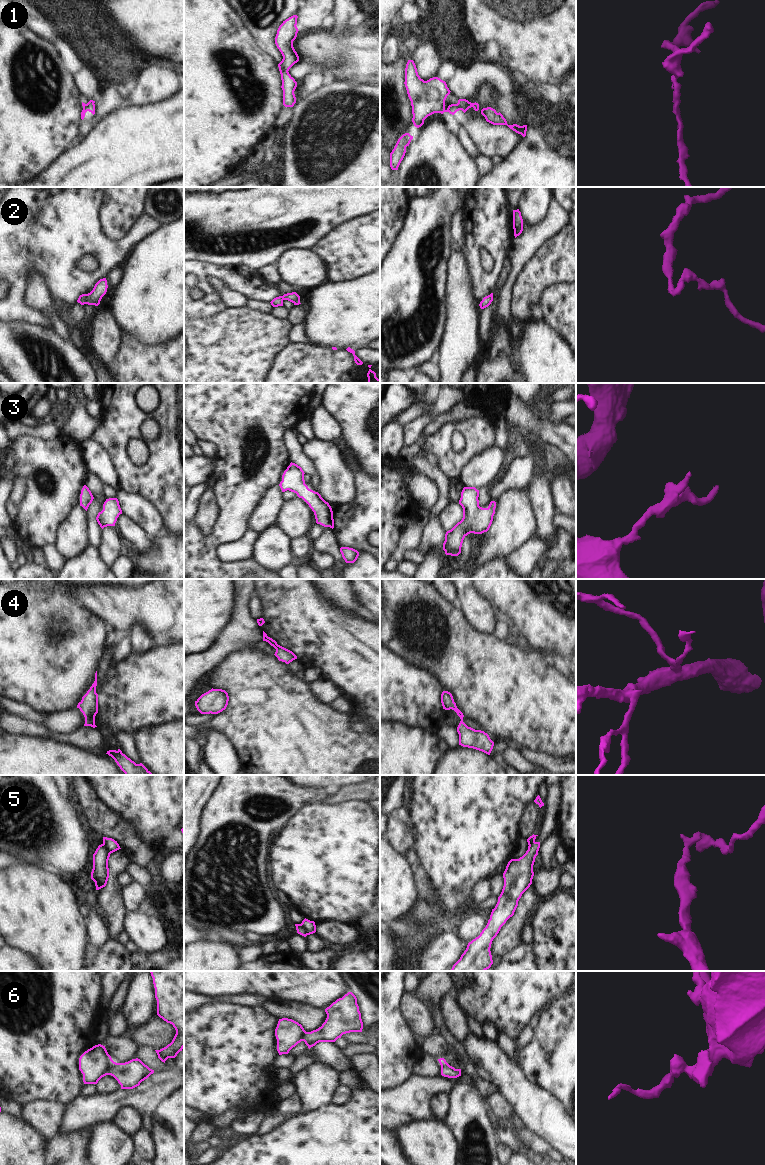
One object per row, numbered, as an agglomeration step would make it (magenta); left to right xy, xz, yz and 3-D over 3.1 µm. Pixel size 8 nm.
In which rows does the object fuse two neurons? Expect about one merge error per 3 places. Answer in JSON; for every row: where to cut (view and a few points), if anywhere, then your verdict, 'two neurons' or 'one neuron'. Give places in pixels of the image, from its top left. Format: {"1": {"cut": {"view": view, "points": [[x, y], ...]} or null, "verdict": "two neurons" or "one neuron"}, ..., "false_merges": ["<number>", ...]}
{"1": {"cut": {"view": "xz", "points": [[279, 63], [287, 71]]}, "verdict": "two neurons"}, "2": {"cut": {"view": "xy", "points": [[87, 294], [84, 303]]}, "verdict": "two neurons"}, "3": {"cut": null, "verdict": "one neuron"}, "4": {"cut": null, "verdict": "one neuron"}, "5": {"cut": {"view": "xz", "points": [[300, 924], [307, 934]]}, "verdict": "two neurons"}, "6": {"cut": {"view": "xy", "points": [[113, 1061], [108, 1074]]}, "verdict": "two neurons"}, "false_merges": ["1", "2", "5", "6"]}

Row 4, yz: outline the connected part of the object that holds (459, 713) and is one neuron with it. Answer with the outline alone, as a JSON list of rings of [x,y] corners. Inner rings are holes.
[[[448,691],[442,692],[441,703],[442,703],[443,709],[454,710],[461,719],[457,727],[457,732],[459,734],[459,745],[463,747],[473,748],[490,755],[494,746],[494,742],[490,739],[489,735],[485,733],[484,731],[475,730],[471,727],[468,727],[463,722],[464,715],[457,708],[456,703],[454,702],[453,696],[450,692]]]

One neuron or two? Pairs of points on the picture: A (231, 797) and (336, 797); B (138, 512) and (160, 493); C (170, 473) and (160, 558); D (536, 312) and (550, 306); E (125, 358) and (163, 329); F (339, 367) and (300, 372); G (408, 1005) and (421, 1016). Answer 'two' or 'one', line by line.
A: two
B: two
C: two
D: two
E: two
F: one
G: one

